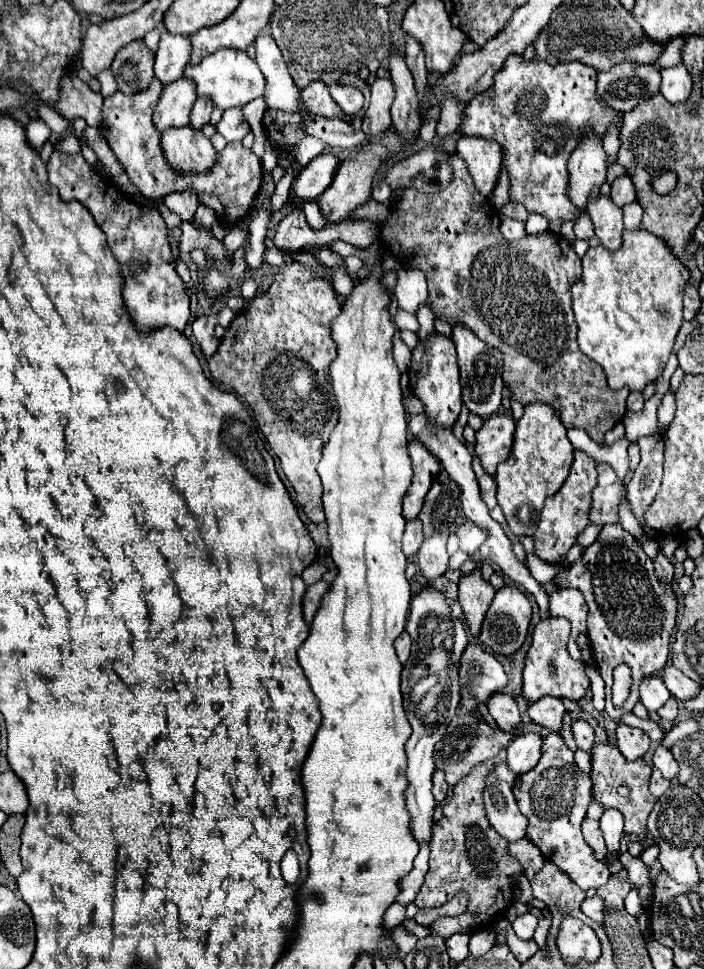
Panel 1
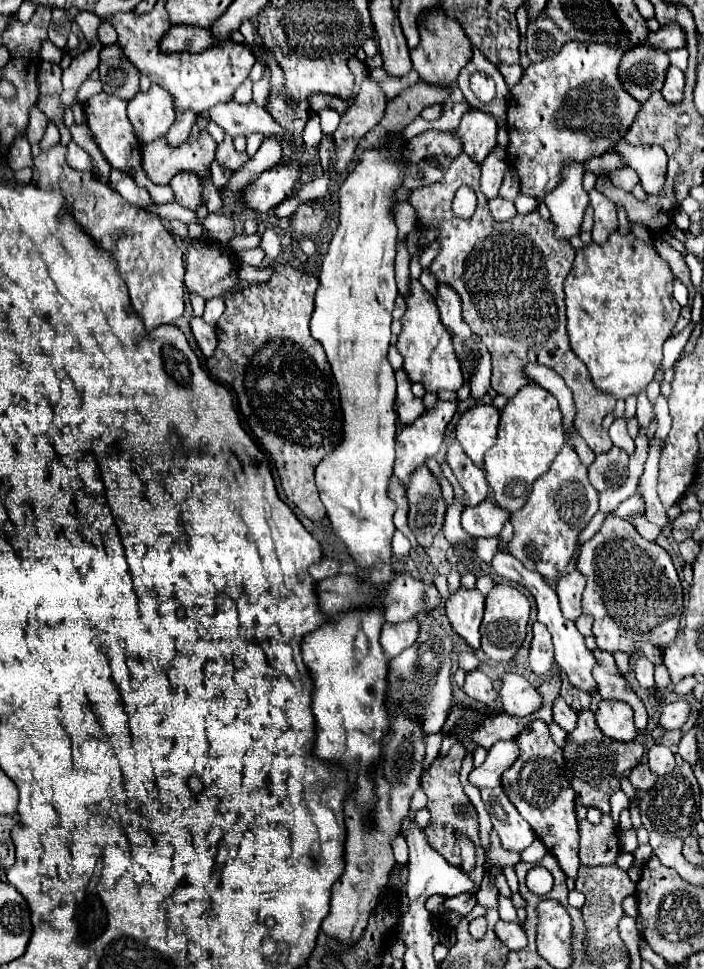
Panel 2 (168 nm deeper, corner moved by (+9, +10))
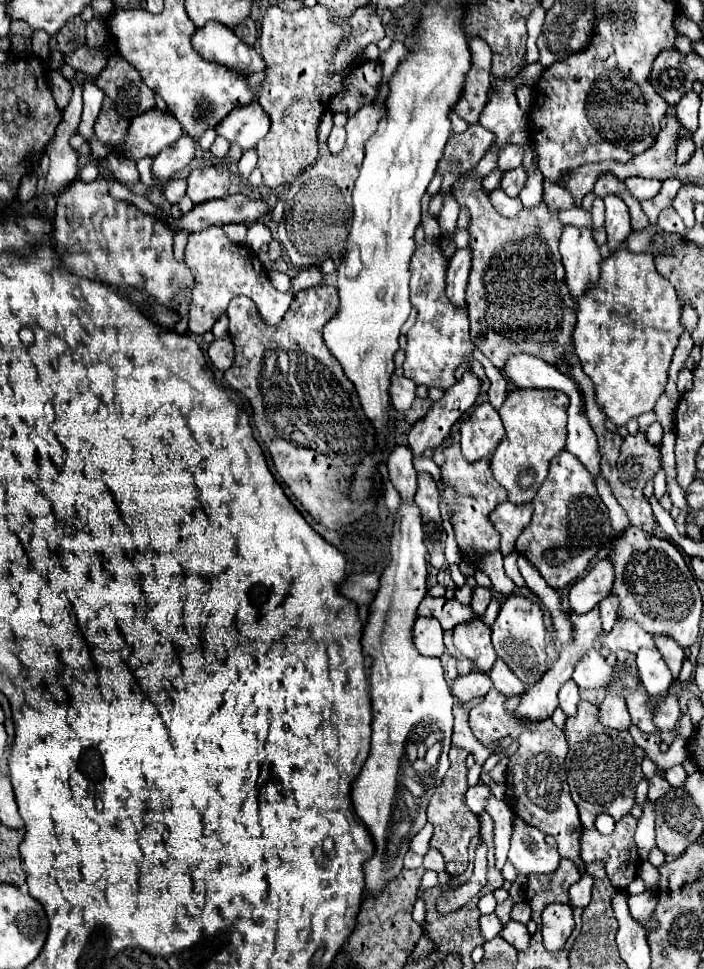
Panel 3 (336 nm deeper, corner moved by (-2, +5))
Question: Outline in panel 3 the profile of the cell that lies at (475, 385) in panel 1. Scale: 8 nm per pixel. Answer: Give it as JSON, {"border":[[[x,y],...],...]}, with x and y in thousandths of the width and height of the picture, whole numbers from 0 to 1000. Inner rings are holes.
{"border":[[[648,257],[645,265],[639,267],[636,282],[634,282],[634,307],[642,311],[645,317],[662,319],[662,292],[668,282],[668,257]]]}

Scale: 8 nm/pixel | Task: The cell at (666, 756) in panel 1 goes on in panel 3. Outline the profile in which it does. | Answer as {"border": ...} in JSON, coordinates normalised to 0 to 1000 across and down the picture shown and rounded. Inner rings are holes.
{"border":[[[957,789],[957,792],[952,792],[952,794],[943,796],[943,802],[946,802],[946,806],[949,806],[955,812],[969,812],[977,800],[974,800],[974,796],[972,796],[969,789]]]}

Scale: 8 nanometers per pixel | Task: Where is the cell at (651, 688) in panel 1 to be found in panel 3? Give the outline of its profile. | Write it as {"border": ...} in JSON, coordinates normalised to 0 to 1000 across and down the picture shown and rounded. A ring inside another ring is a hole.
{"border":[[[909,670],[903,674],[903,686],[920,715],[940,715],[952,709],[955,697],[935,670]]]}

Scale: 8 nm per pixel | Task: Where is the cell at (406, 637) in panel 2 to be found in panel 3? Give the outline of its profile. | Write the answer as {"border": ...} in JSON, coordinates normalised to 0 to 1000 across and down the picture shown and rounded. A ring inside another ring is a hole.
{"border":[[[594,637],[585,647],[585,664],[594,674],[608,678],[628,678],[634,674],[634,666],[628,659],[631,651],[619,639]]]}

